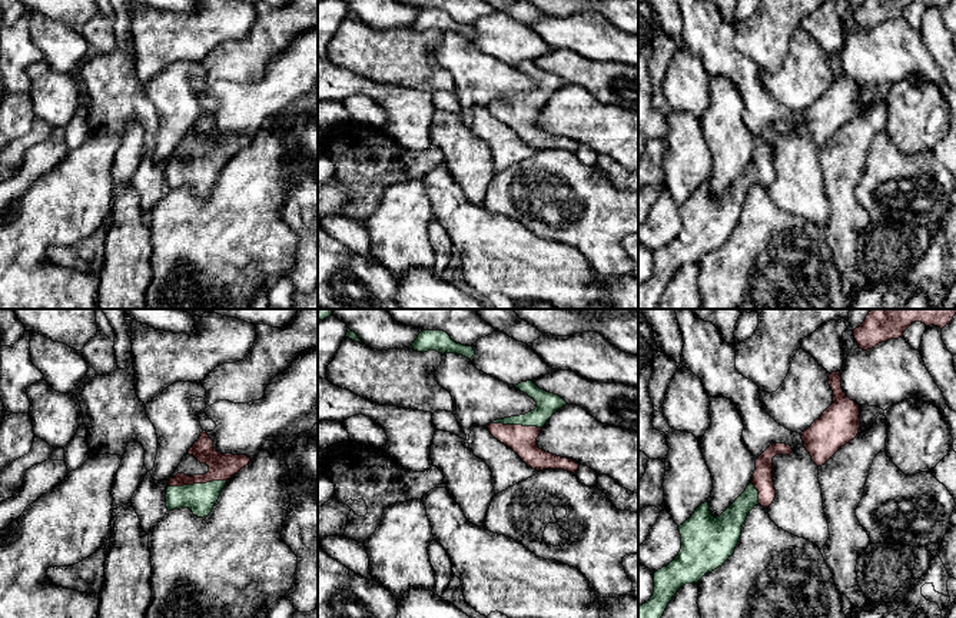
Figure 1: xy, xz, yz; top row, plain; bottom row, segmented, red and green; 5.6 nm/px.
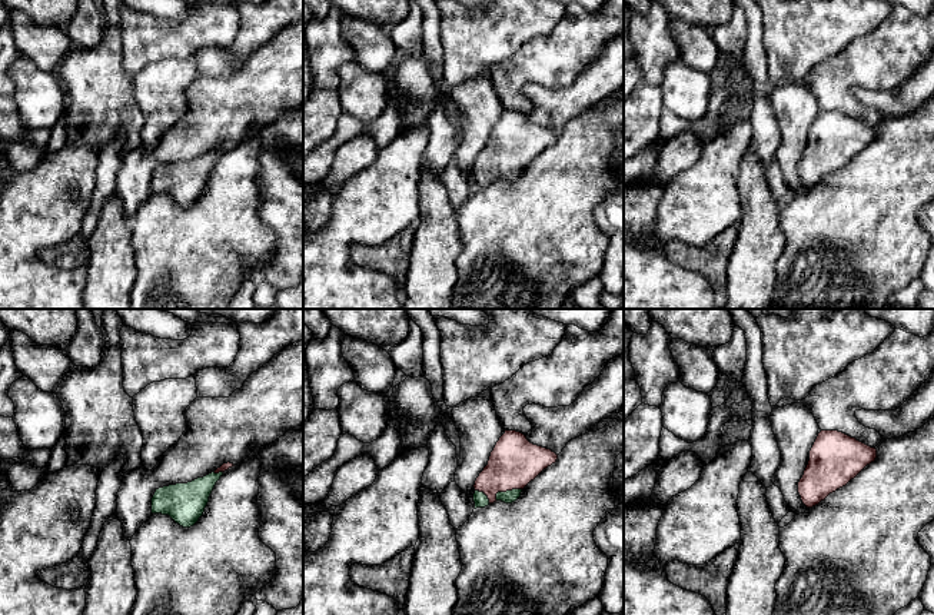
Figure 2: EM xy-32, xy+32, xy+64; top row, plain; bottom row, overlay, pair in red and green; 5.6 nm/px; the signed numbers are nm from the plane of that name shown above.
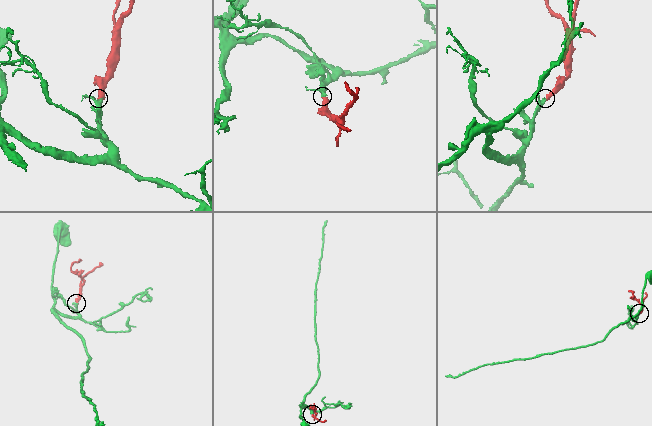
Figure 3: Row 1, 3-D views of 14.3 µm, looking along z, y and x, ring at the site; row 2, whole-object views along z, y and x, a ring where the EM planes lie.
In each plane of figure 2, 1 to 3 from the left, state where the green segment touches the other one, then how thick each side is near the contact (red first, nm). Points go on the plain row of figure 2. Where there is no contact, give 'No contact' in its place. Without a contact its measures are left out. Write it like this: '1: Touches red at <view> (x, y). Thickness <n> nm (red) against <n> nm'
1: Touches red at xy-32 (218, 152). Thickness 50 nm (red) against 220 nm
2: Touches red at xy+32 (505, 170). Thickness 280 nm (red) against 70 nm
3: No contact

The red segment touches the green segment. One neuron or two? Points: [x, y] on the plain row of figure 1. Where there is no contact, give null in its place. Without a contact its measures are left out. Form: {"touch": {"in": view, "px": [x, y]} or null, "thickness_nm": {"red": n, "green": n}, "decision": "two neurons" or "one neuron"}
{"touch": {"in": "xy", "px": [198, 162]}, "thickness_nm": {"red": 140, "green": 170}, "decision": "one neuron"}

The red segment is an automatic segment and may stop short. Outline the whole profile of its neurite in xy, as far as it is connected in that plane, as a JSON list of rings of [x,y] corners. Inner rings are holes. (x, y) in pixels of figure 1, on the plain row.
[[[203,110],[195,124],[187,130],[200,143],[209,146],[205,154],[187,156],[177,153],[170,157],[166,169],[167,190],[189,187],[195,196],[208,196],[219,179],[226,162],[242,147],[250,143],[246,134],[222,134],[213,127],[213,120]]]

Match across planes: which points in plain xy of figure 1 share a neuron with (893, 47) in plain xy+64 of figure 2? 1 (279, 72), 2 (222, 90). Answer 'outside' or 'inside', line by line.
1: outside
2: outside

